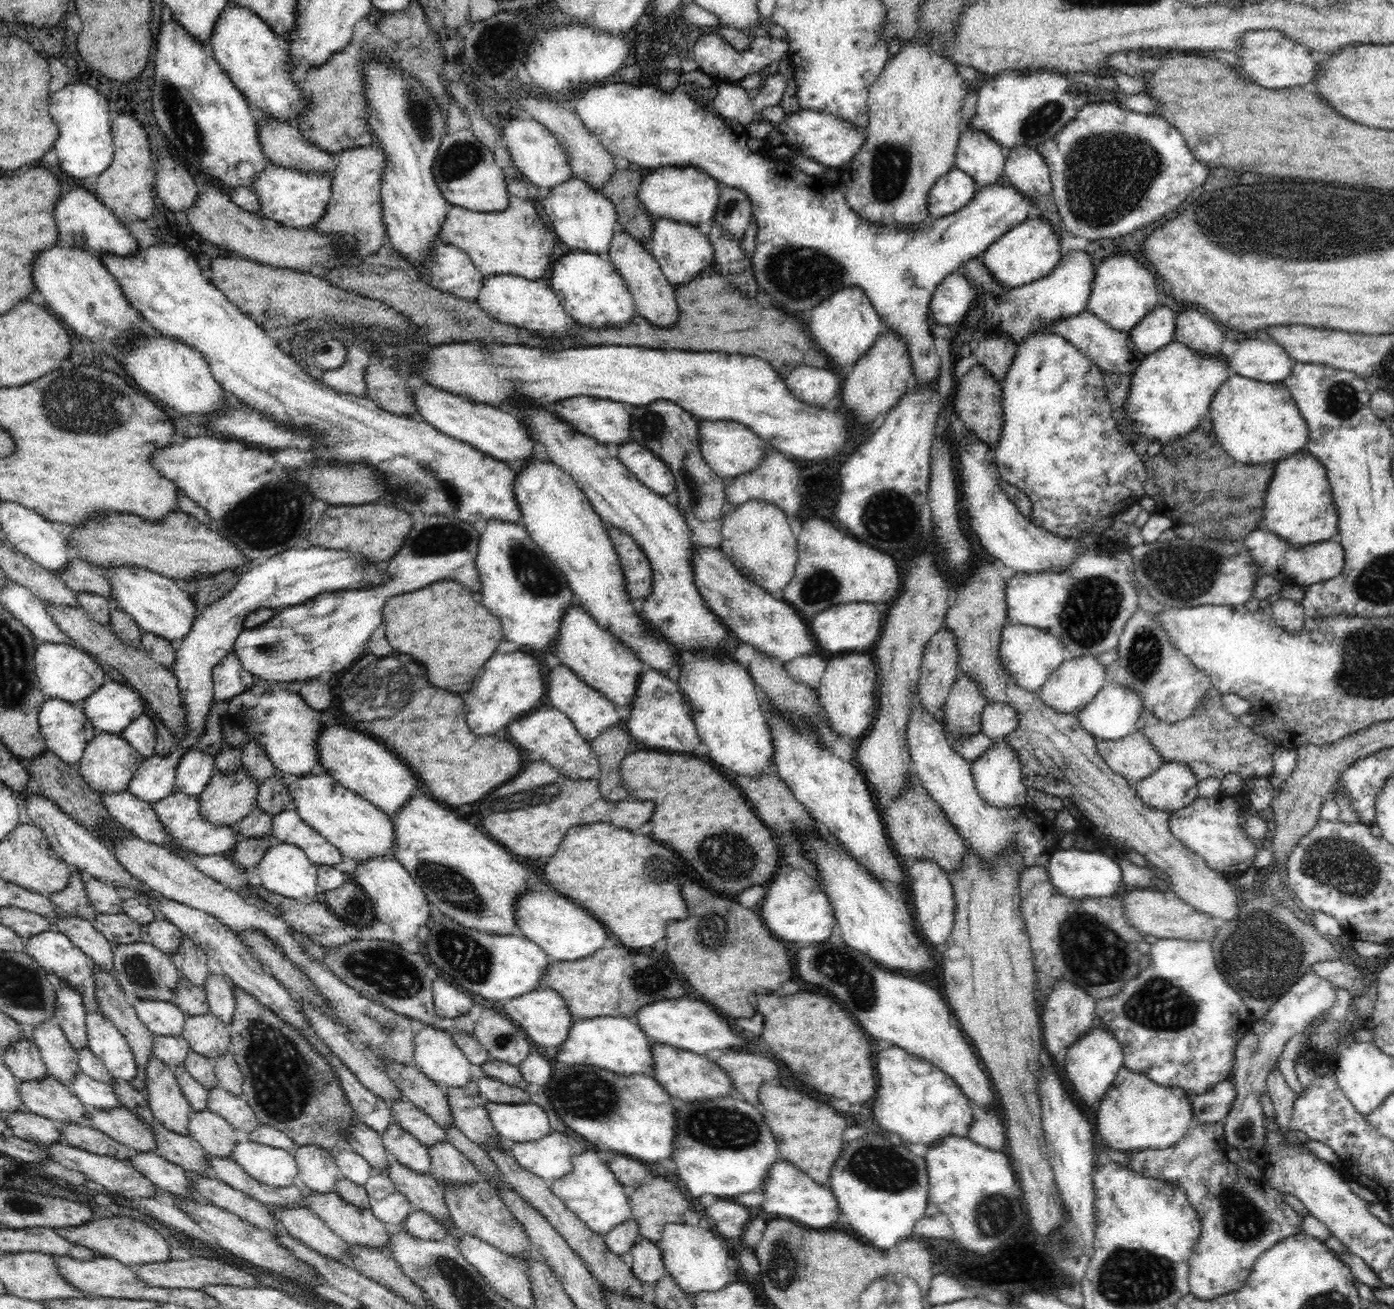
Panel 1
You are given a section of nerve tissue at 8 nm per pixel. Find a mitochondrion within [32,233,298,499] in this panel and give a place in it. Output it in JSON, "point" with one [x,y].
{"point":[64,400]}

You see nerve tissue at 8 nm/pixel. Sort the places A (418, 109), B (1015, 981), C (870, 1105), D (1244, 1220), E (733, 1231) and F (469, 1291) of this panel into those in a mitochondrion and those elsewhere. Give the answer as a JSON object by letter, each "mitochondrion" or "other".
{"A":"mitochondrion","B":"other","C":"other","D":"mitochondrion","E":"other","F":"mitochondrion"}

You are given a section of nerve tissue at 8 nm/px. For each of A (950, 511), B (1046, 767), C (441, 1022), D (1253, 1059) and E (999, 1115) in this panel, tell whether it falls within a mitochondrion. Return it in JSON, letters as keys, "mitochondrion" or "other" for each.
{"A":"other","B":"mitochondrion","C":"other","D":"mitochondrion","E":"other"}

